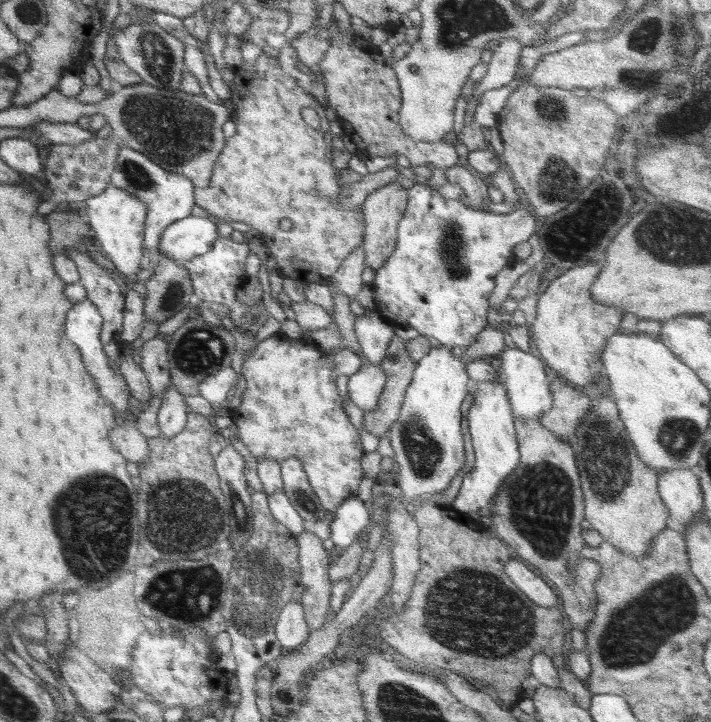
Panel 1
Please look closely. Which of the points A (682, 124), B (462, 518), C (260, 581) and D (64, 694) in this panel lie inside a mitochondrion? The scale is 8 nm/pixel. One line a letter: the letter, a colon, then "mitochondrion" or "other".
A: other
B: other
C: mitochondrion
D: other

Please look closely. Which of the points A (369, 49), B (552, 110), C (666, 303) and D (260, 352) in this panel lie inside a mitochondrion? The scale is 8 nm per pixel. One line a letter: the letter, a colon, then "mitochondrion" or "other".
A: other
B: mitochondrion
C: other
D: other

